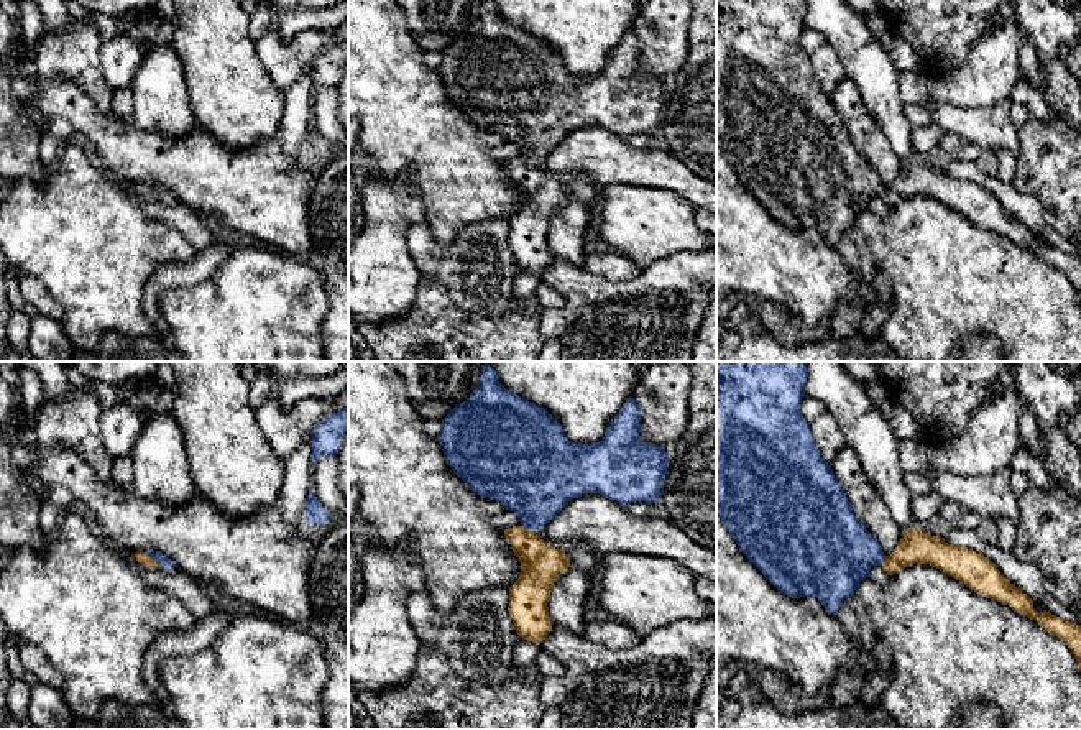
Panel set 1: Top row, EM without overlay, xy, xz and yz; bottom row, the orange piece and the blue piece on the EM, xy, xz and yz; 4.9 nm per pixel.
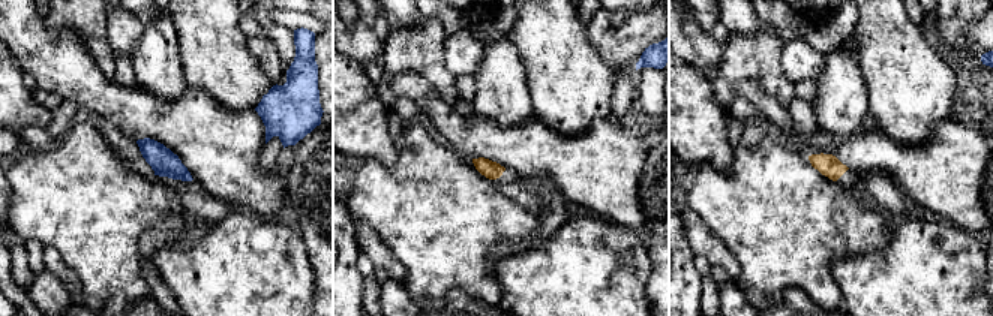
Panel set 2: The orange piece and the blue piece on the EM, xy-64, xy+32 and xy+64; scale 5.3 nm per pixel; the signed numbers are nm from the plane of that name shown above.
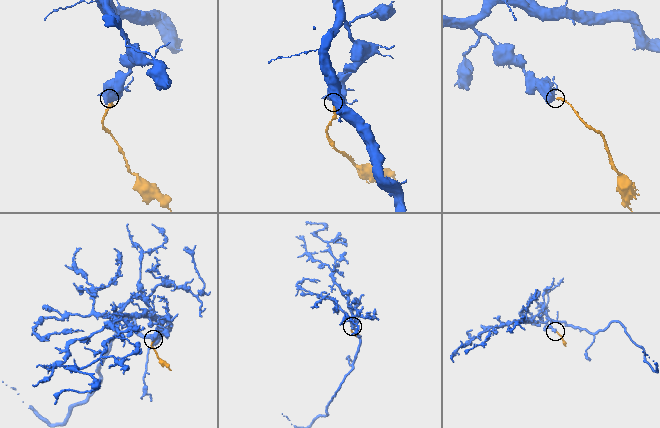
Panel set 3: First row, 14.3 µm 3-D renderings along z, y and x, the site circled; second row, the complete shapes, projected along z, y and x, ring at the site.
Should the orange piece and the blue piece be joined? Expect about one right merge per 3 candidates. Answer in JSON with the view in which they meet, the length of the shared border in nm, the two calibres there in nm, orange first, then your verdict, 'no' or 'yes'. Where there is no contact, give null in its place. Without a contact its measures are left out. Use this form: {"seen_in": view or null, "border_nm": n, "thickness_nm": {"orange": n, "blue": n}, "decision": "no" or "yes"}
{"seen_in": "xy", "border_nm": 120, "thickness_nm": {"orange": 60, "blue": 60}, "decision": "yes"}

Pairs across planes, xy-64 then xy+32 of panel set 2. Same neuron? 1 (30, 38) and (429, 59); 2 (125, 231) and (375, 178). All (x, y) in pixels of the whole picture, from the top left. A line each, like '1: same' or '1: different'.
1: different
2: same

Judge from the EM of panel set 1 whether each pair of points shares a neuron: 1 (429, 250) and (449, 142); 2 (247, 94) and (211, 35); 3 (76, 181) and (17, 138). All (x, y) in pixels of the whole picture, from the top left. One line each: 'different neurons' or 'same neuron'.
1: different neurons
2: same neuron
3: different neurons

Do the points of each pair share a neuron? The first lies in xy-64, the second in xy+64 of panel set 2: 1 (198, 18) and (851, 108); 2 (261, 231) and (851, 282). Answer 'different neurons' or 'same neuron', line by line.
1: different neurons
2: same neuron

